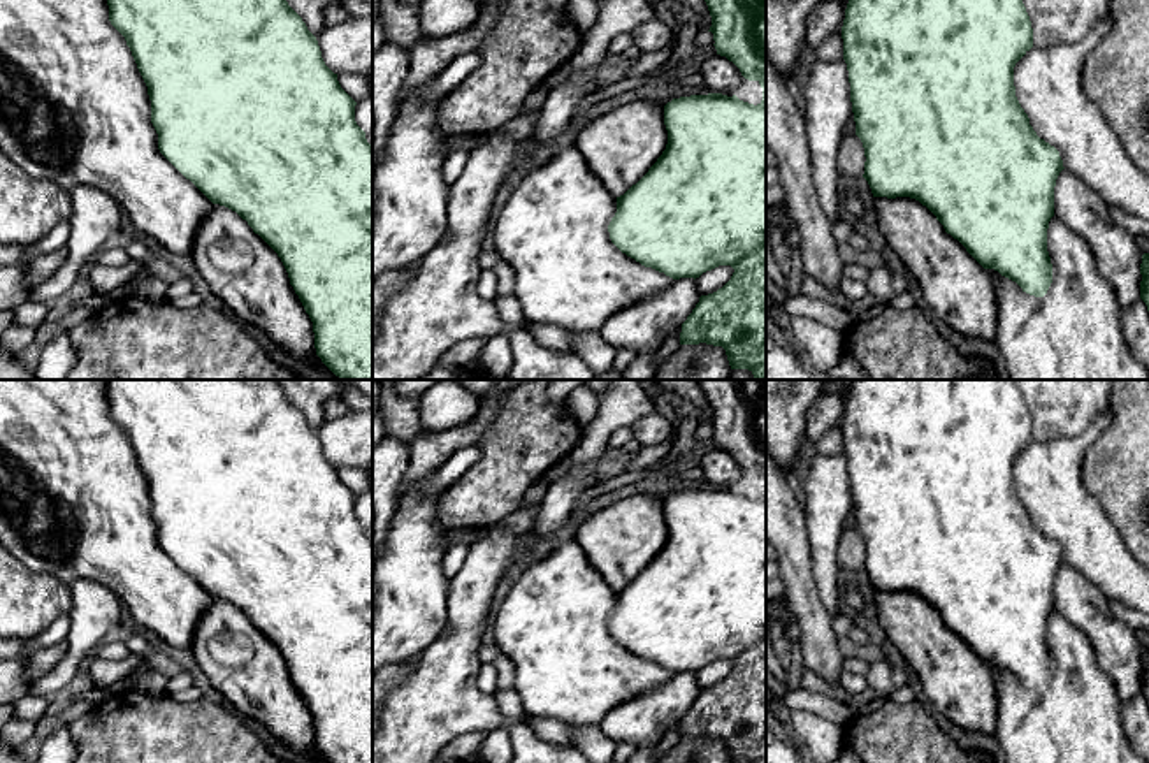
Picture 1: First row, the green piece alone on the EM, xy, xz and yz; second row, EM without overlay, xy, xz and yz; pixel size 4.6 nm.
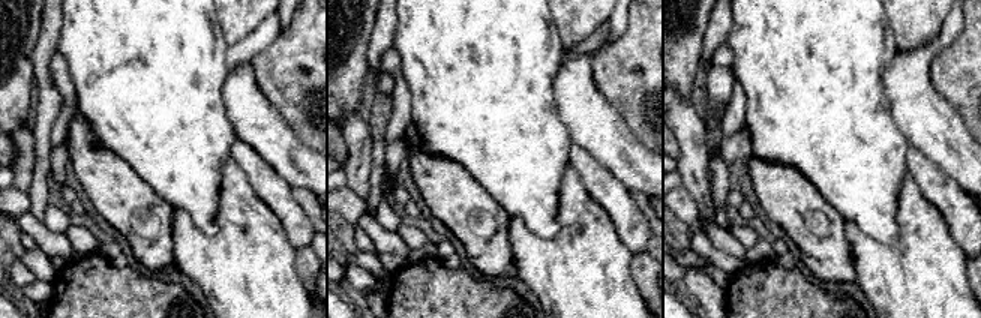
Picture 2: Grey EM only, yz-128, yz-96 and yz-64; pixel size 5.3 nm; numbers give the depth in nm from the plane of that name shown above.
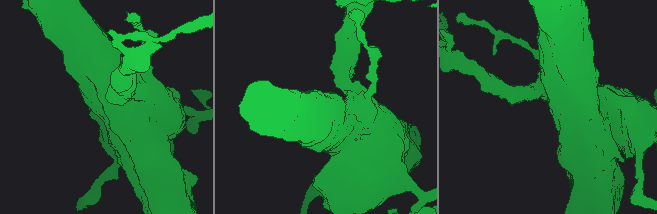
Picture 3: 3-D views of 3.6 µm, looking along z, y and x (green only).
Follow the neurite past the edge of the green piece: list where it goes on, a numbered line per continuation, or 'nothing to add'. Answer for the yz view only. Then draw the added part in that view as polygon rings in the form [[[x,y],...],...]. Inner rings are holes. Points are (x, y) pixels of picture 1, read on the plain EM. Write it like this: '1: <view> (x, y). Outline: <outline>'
1: yz (958, 683). Outline: [[[875,591],[889,642],[921,679],[933,707],[961,730],[996,735],[998,696],[987,665],[910,591]]]

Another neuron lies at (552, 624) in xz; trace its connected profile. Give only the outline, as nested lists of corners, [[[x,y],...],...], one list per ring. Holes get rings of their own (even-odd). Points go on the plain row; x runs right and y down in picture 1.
[[[555,541],[552,550],[529,564],[513,582],[501,607],[490,617],[490,640],[513,661],[524,710],[567,726],[590,726],[622,701],[666,684],[675,673],[645,661],[622,647],[610,633],[608,619],[617,592],[589,563],[580,545]]]

